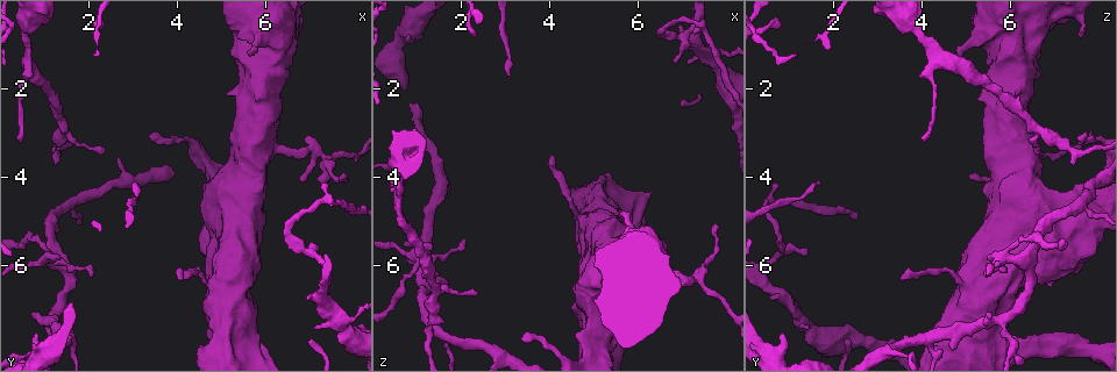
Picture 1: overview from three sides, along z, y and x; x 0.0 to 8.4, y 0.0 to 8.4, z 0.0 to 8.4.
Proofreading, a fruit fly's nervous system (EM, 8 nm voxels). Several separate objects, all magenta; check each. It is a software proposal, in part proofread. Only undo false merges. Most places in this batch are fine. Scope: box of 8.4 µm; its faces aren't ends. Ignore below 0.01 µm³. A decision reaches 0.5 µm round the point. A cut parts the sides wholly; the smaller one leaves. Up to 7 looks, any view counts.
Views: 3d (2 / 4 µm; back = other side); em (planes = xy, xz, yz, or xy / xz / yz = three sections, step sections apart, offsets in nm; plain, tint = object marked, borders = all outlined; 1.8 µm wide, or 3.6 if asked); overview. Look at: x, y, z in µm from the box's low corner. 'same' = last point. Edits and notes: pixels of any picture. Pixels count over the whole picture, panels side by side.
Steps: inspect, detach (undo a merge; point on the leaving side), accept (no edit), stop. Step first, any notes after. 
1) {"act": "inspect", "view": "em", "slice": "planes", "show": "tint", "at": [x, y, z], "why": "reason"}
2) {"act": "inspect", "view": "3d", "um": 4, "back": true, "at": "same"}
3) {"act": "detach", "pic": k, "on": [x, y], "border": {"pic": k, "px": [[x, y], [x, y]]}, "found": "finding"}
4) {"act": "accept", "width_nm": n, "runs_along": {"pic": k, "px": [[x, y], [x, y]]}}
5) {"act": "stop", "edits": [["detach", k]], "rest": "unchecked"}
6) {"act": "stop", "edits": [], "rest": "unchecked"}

{"act": "inspect", "view": "em", "slice": "planes", "show": "borders", "at": [7.60, 7.25, 1.30], "why": "sudden change in width"}

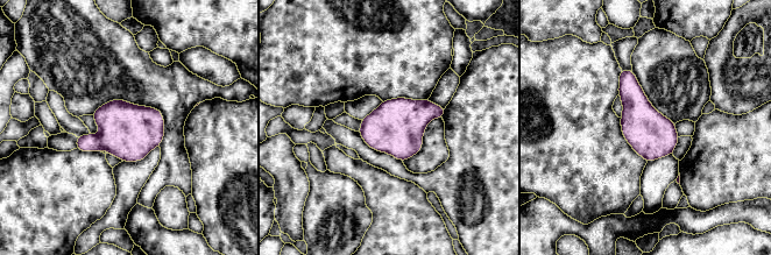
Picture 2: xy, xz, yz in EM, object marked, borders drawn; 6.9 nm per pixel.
{"act": "accept", "width_nm": 320, "found": "one neuron here"}

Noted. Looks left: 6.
{"act": "inspect", "view": "3d", "um": 4, "at": [6.60, 5.40, 0.75], "why": "sharp bend"}

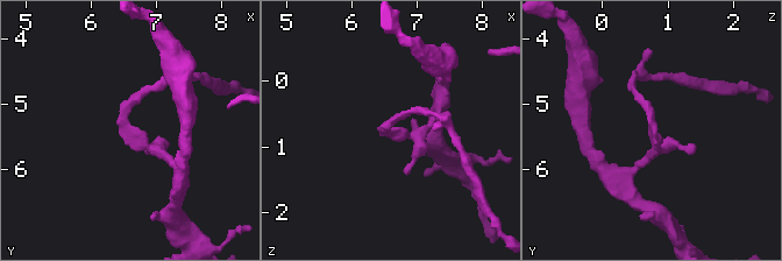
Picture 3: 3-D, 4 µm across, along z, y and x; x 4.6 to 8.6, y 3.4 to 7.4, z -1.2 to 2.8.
{"act": "inspect", "view": "em", "slice": "planes", "show": "plain", "at": [6.55, 5.40, 0.80]}

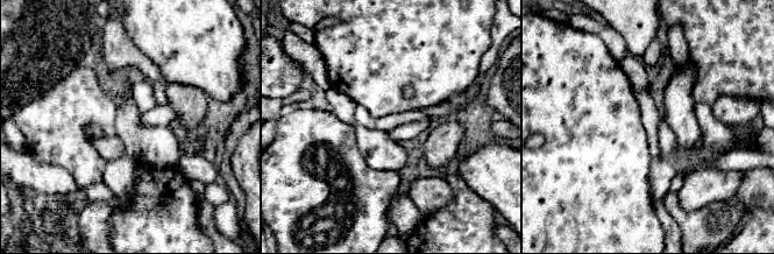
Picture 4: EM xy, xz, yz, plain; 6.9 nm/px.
{"act": "inspect", "view": "em", "slice": "planes", "show": "tint", "at": "same", "why": "with the object marked"}

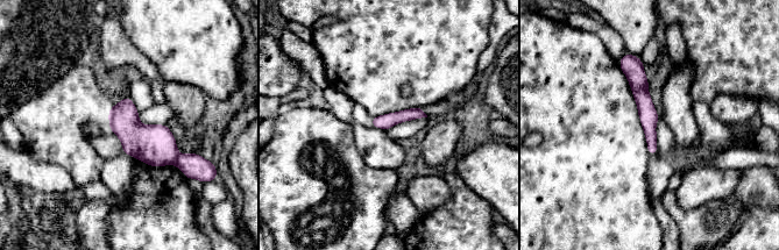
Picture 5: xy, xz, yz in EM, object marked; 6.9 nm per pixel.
{"act": "detach", "pic": 5, "on": [155, 144], "width_nm": 110, "border": {"pic": 5, "px": [[178, 155], [174, 163]]}, "found": "a second neuron is stuck on"}

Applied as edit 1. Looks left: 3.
{"act": "inspect", "view": "3d", "um": 2, "at": [1.15, 7.25, 5.80], "why": "arms part here"}

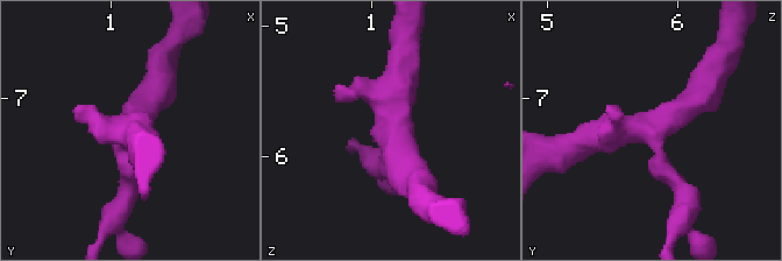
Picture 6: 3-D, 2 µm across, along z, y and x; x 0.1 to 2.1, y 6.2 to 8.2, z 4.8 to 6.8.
{"act": "inspect", "view": "em", "slice": "planes", "show": "plain", "at": [1.16, 7.24, 5.80], "arms": 3, "arm_widths_nm": [180, 220, 240]}

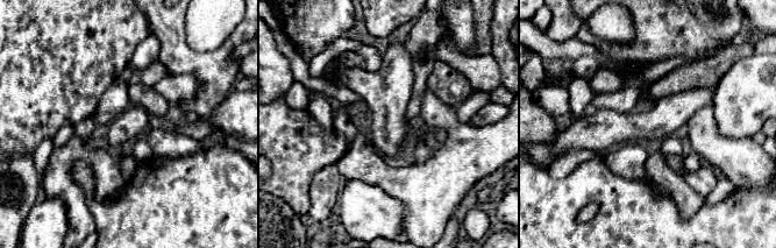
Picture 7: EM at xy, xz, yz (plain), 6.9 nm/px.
{"act": "inspect", "view": "em", "slice": "planes", "show": "tint", "at": "same", "why": "where the object lies"}

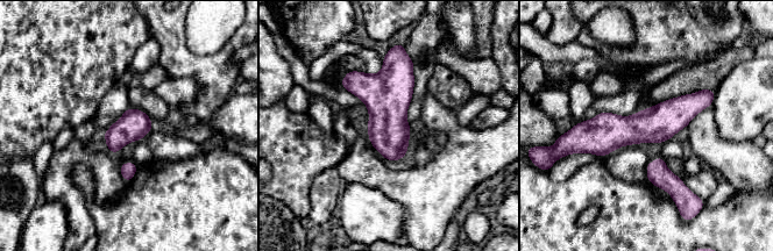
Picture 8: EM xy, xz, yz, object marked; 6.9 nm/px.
{"act": "accept", "runs_along": {"pic": 8, "px": [[710, 97], [657, 124], [580, 136]]}, "found": "one neuron here"}

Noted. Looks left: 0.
{"act": "stop", "edits": [["detach", 5]], "rest": "unchecked"}

